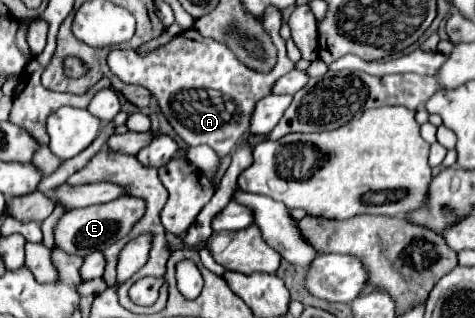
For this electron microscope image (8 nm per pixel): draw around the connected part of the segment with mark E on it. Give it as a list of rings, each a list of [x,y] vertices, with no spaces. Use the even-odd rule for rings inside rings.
[[[121,196],[111,202],[87,206],[81,210],[69,210],[57,220],[57,224],[53,228],[55,248],[59,248],[71,256],[81,256],[81,258],[91,252],[105,250],[109,244],[125,238],[143,212],[145,212],[145,202],[141,202],[139,198],[129,198],[129,196]]]

